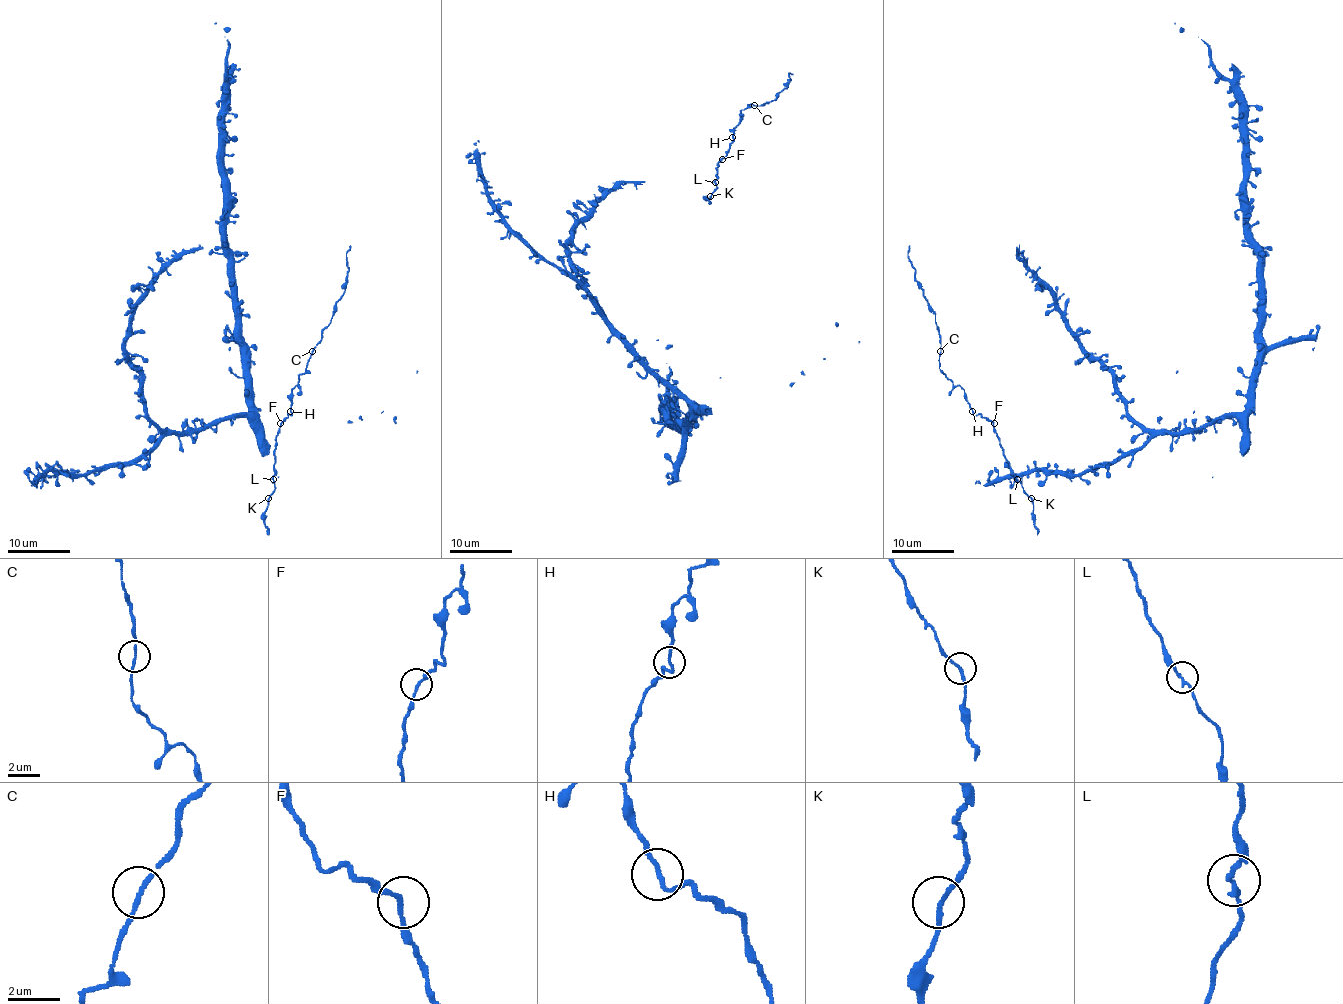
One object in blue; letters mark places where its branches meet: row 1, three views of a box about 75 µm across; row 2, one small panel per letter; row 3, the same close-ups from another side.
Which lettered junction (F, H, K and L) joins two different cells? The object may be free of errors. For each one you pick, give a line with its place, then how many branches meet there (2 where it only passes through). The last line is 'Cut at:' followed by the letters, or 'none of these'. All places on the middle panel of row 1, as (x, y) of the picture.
Cut at: none of these

